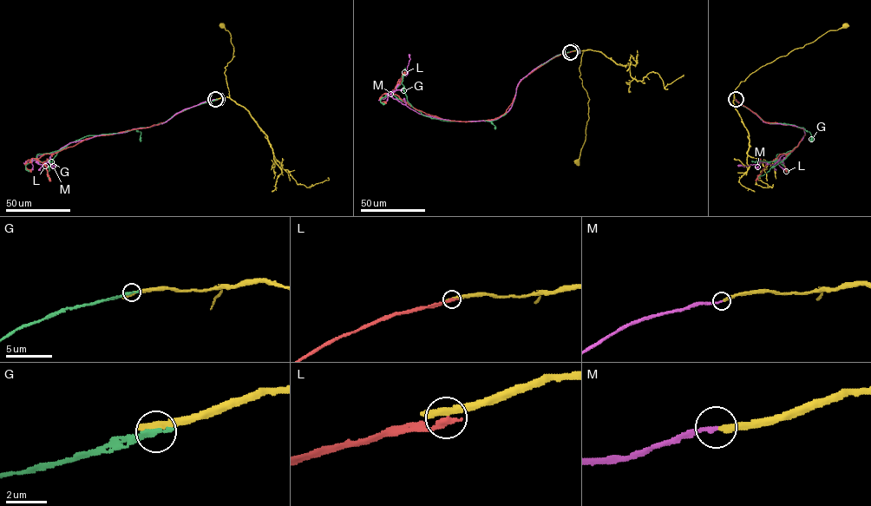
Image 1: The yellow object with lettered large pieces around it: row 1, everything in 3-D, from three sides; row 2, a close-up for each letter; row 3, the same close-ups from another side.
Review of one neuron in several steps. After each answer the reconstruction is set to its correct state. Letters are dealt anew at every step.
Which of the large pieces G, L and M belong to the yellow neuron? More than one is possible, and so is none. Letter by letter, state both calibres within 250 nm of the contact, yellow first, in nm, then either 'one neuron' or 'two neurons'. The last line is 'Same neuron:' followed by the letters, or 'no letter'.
G: 380 nm thick on the yellow side, 280 nm on the other; two neurons
L: 280 nm thick on the yellow side, 280 nm on the other; two neurons
M: 260 nm thick on the yellow side, 180 nm on the other; one neuron
Same neuron: M

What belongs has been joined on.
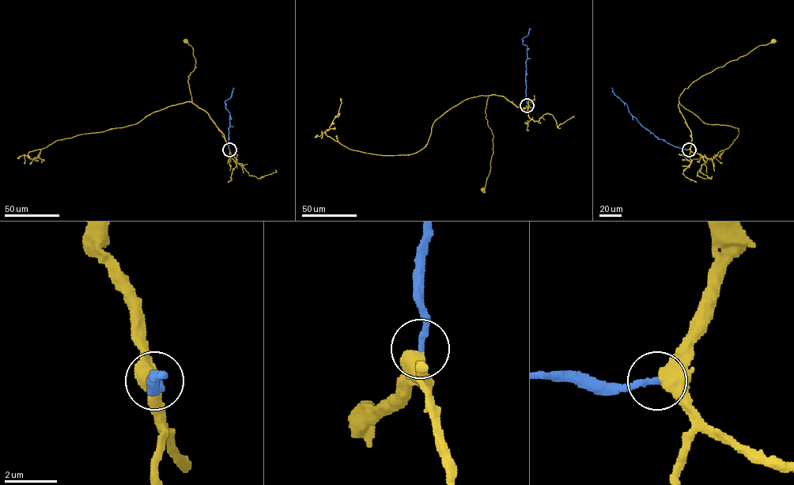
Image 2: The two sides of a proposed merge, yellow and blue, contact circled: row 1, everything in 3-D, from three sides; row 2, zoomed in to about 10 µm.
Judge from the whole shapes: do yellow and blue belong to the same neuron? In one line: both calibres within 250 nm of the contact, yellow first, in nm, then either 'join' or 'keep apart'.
400 nm thick on the yellow side, 240 nm on the other; join

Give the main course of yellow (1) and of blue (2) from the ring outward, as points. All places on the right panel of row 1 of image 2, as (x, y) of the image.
1: (689, 149), (691, 131), (678, 107), (680, 95), (704, 75), (746, 54), (759, 45), (773, 40)
2: (689, 149), (674, 146), (646, 129), (629, 113), (627, 105), (614, 93), (612, 88)

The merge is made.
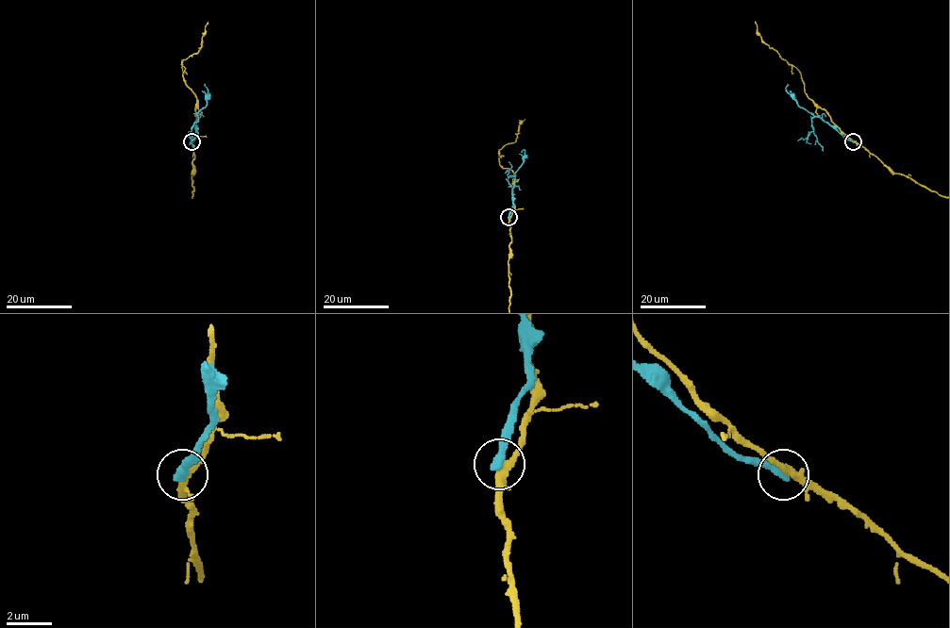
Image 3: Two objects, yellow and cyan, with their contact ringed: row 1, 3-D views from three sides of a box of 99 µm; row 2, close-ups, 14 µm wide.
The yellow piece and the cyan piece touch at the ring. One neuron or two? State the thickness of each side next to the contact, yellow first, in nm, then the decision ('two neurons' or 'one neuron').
360 nm thick on the yellow side, 400 nm on the other; two neurons

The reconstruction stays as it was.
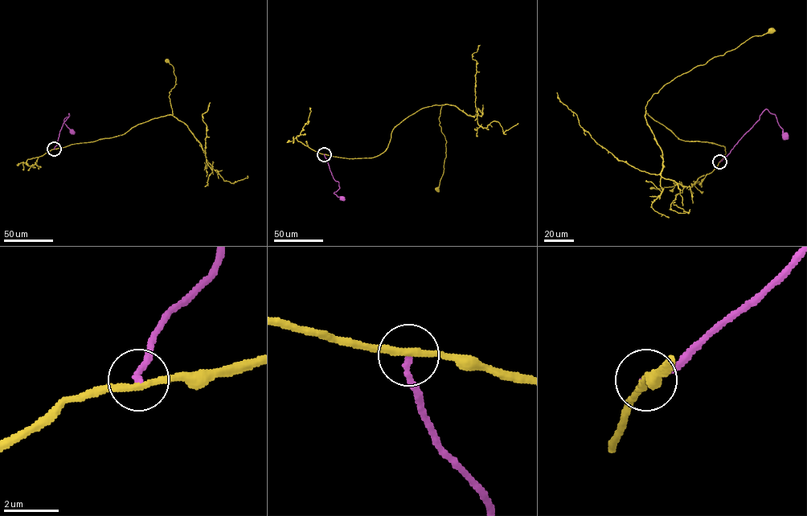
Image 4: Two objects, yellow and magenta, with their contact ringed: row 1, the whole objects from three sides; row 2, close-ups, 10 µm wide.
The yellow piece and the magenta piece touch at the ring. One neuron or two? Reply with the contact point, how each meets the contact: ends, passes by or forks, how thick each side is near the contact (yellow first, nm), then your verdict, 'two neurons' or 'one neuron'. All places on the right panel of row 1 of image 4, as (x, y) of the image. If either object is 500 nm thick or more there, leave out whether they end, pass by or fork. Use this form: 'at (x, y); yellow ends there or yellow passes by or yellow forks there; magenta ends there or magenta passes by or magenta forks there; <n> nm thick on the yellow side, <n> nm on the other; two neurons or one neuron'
at (719, 161); yellow passes by; magenta ends there; 240 nm thick on the yellow side, 200 nm on the other; two neurons

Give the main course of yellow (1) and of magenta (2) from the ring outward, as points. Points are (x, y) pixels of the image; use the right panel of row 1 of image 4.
1: (719, 161), (725, 147), (680, 140), (646, 112), (647, 101), (679, 75), (772, 30)
2: (719, 161), (766, 109), (775, 115), (785, 135)

